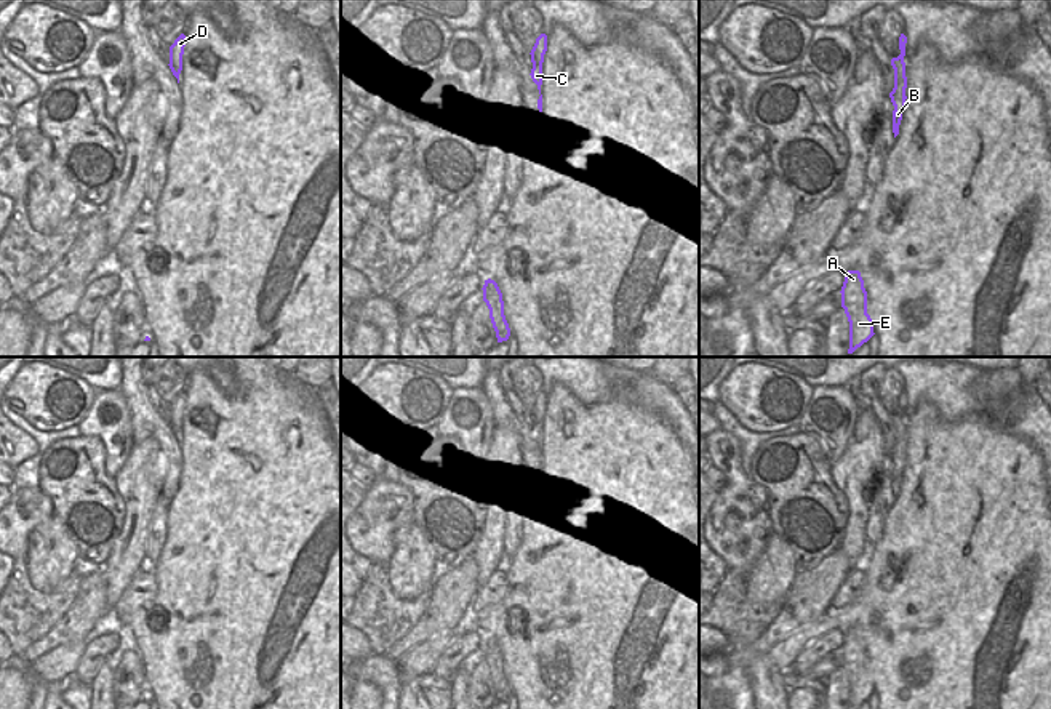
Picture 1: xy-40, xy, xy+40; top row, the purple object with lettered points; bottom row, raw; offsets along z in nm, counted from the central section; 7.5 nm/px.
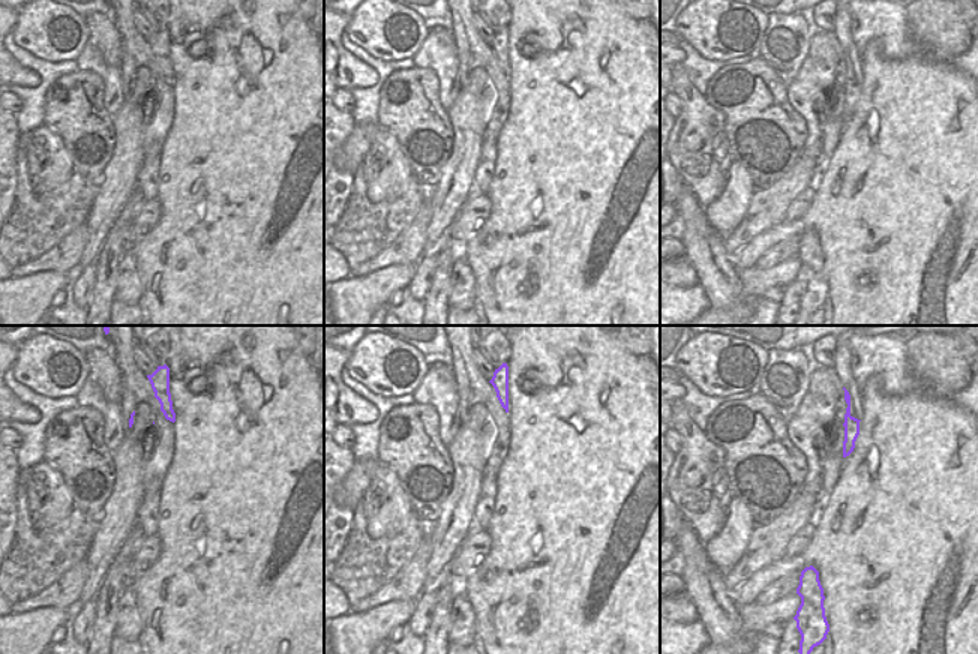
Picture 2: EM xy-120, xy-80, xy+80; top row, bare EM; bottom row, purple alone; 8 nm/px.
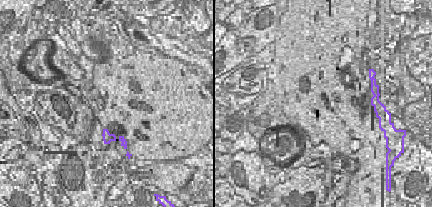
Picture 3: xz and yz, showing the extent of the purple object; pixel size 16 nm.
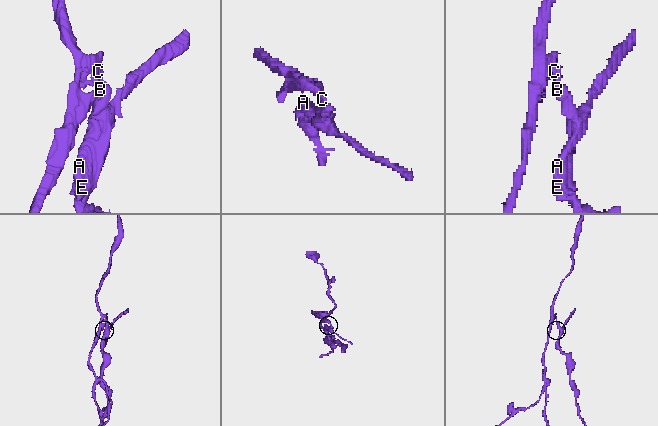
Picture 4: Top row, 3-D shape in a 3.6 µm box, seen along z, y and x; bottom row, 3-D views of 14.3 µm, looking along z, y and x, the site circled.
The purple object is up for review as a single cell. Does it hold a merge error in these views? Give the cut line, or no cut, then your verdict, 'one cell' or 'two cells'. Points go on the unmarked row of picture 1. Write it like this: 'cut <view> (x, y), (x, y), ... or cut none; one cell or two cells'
cut xy+40 (906, 437), (895, 442); two cells

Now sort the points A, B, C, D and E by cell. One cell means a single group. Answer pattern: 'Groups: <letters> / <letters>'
Groups: A B E / C D.

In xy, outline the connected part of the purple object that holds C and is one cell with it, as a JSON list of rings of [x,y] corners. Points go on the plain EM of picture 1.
[[[541,392],[536,397],[536,402],[529,411],[533,421],[533,427],[529,434],[536,443],[542,443],[542,421],[544,421],[545,410],[547,410],[547,394]]]

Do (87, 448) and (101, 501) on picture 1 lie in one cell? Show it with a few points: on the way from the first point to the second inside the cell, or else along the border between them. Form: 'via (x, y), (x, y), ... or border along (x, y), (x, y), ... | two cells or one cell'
via (90, 461), (91, 488) | one cell

